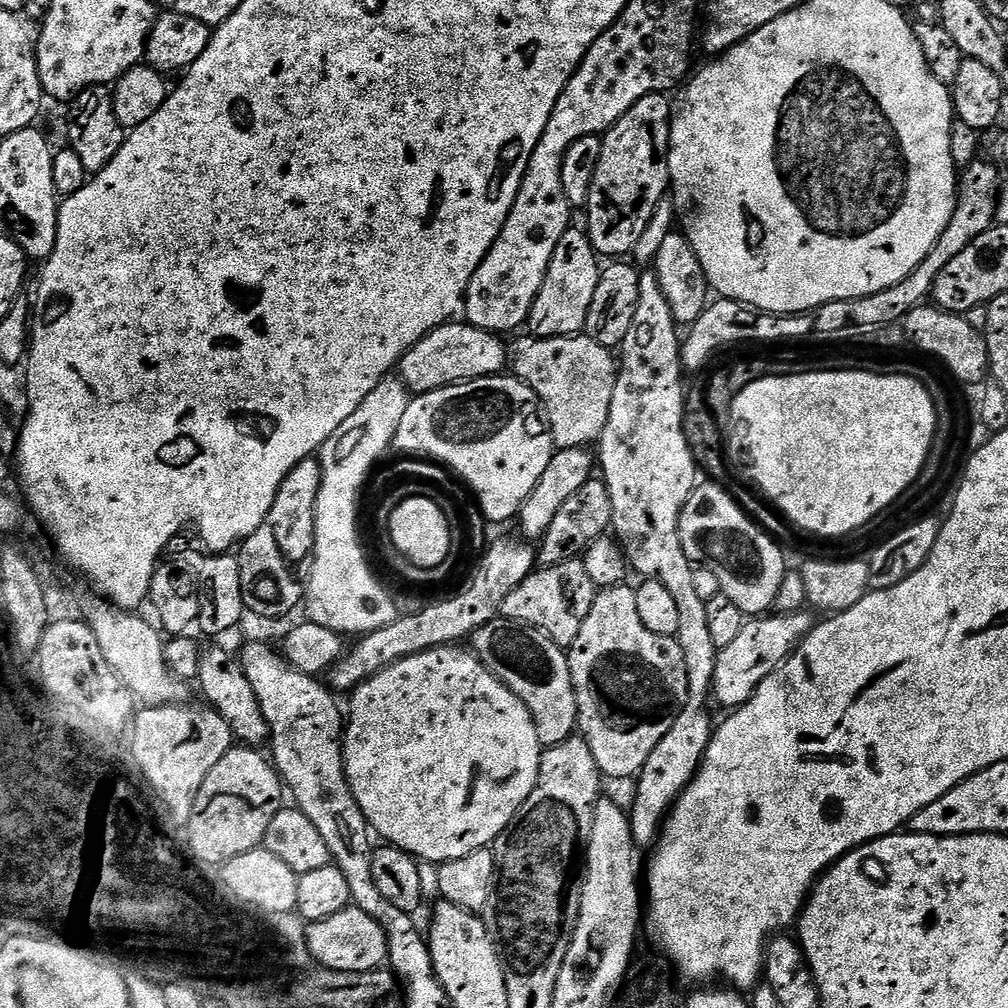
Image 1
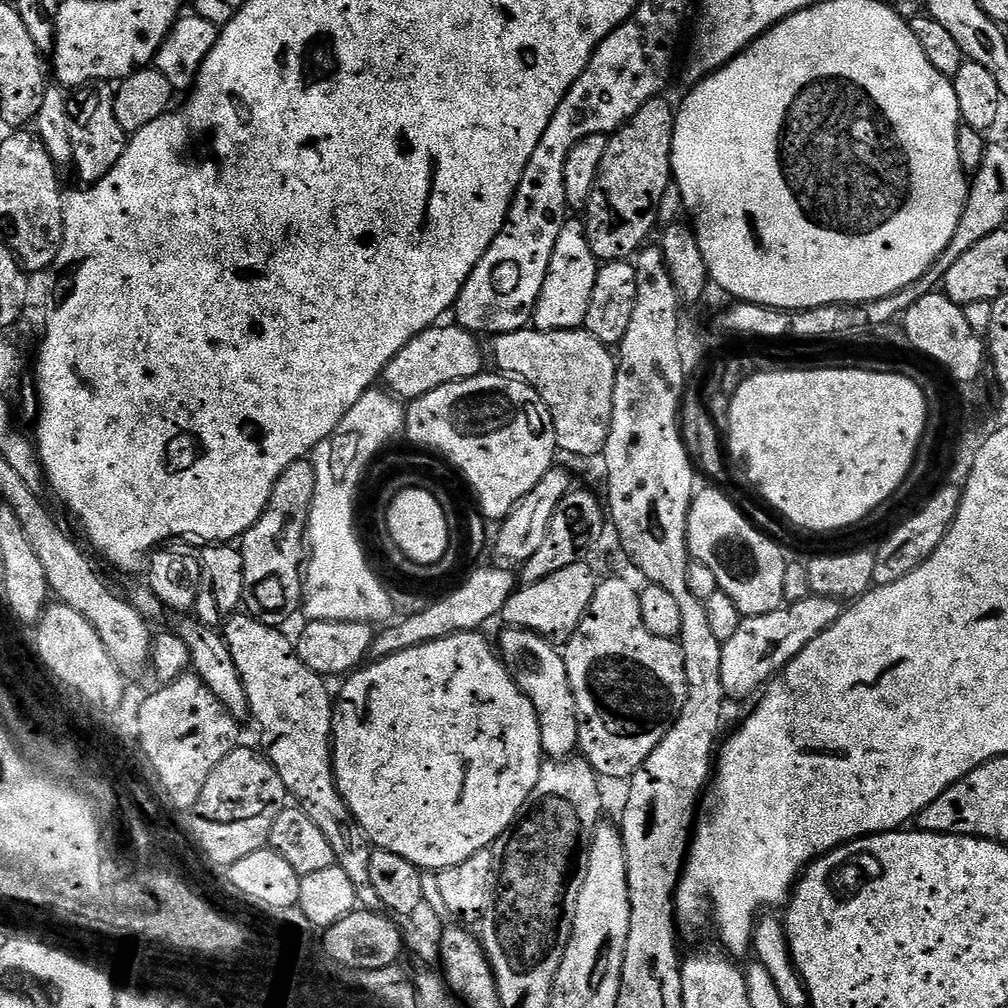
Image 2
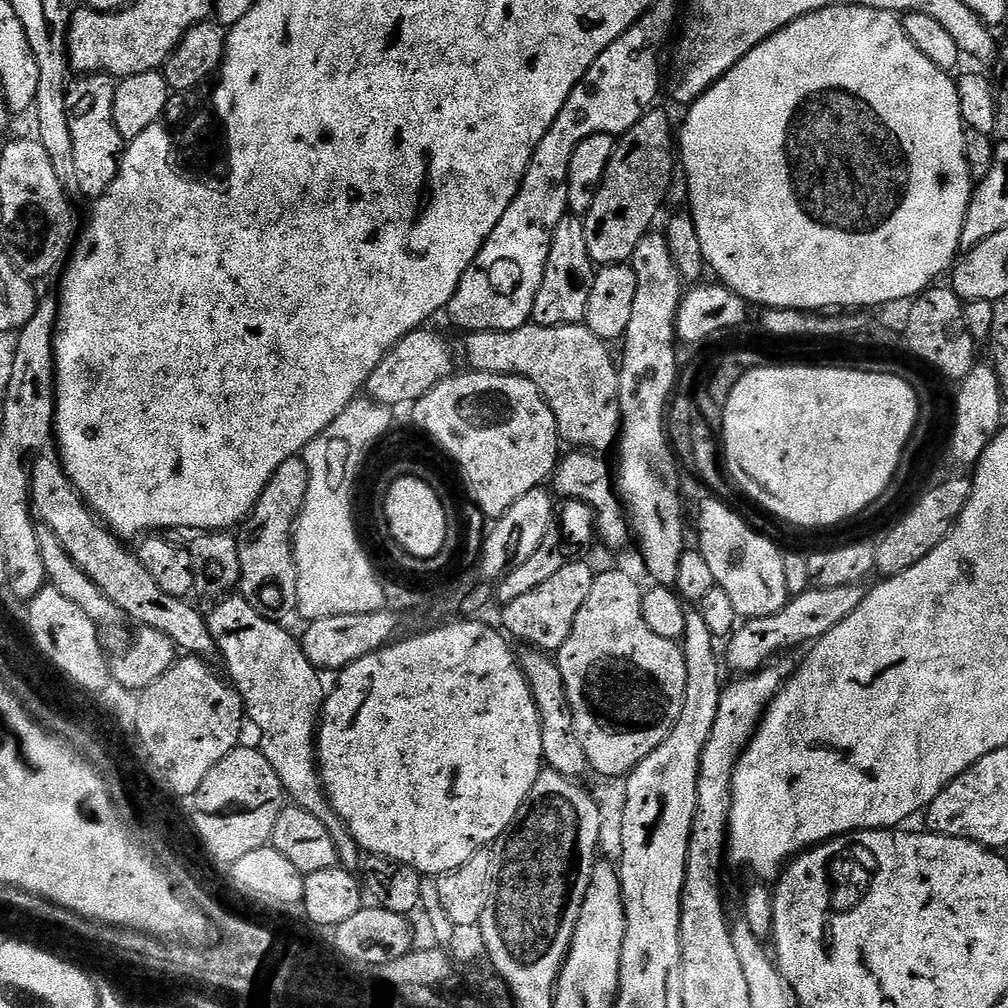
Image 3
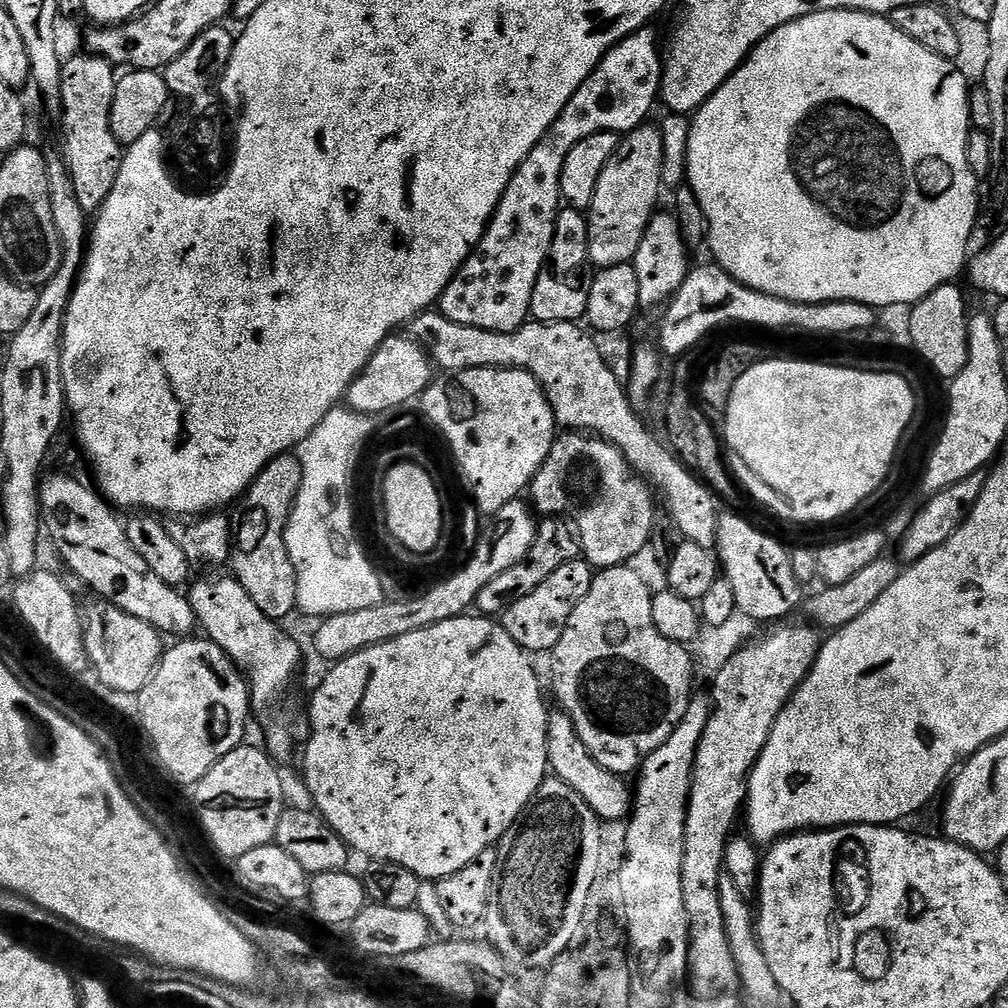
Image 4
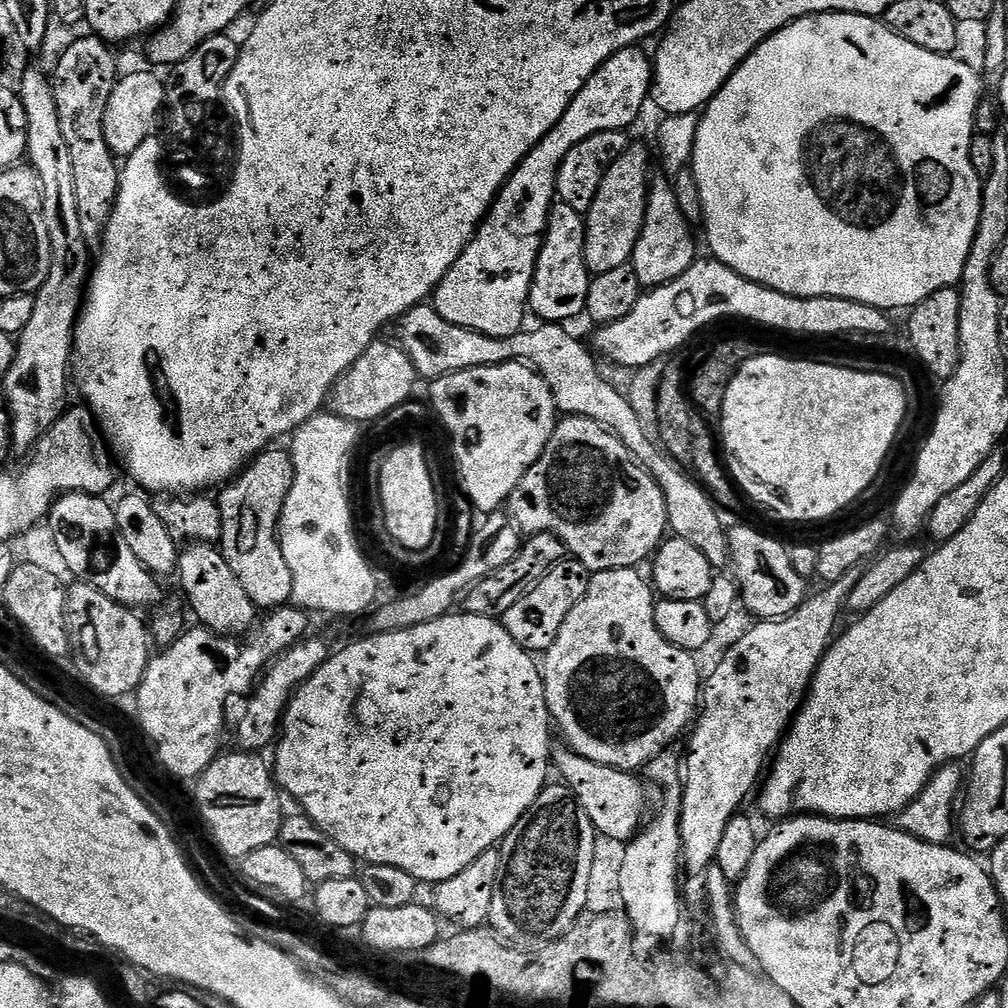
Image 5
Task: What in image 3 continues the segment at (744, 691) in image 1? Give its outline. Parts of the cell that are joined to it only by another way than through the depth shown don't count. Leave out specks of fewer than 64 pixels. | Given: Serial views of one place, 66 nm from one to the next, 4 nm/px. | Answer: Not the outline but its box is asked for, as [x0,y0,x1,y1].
[726,584,866,674]

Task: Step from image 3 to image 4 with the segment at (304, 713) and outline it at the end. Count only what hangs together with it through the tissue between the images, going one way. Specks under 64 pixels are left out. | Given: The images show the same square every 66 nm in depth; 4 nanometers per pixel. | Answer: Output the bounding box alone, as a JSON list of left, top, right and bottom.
[190,575,300,762]

